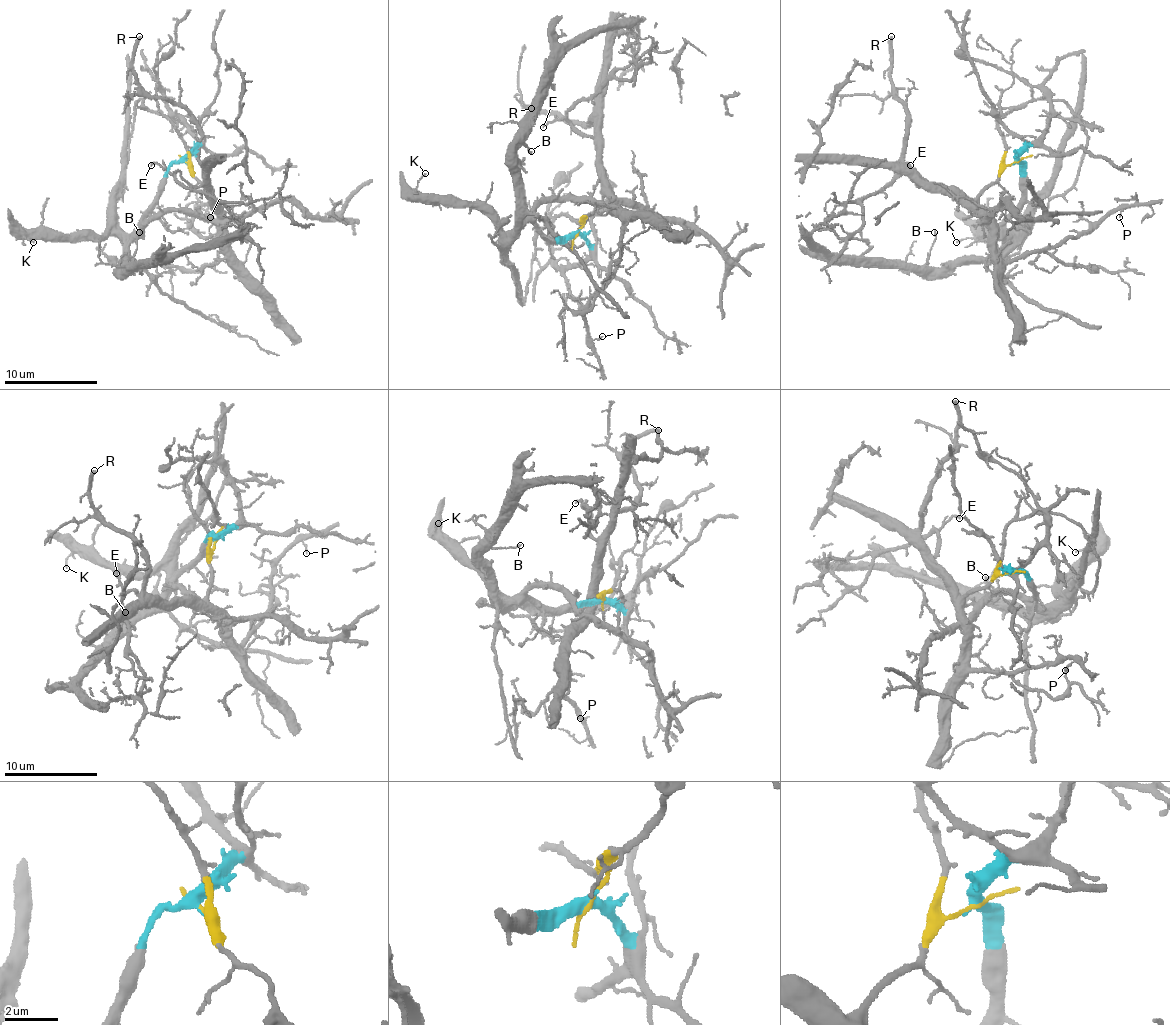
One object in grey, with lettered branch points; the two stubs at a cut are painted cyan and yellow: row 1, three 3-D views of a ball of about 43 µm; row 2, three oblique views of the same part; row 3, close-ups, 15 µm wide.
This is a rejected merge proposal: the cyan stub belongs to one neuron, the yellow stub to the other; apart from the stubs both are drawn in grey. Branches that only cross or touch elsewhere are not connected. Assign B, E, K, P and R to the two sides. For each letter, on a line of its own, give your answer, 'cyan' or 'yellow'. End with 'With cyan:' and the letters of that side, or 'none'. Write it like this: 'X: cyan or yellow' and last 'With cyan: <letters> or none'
B: cyan
E: yellow
K: cyan
P: yellow
R: yellow
With cyan: B, K

